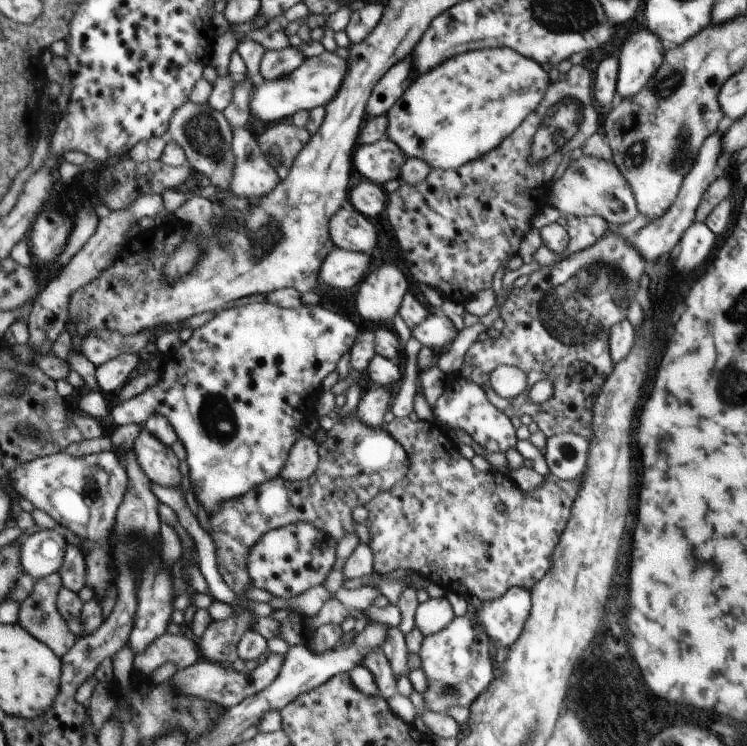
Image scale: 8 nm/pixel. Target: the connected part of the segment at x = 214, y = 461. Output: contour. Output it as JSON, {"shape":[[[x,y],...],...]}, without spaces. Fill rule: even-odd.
{"shape":[[[264,301],[224,310],[218,313],[217,316],[209,322],[193,330],[192,336],[185,341],[178,352],[175,353],[176,358],[171,359],[163,365],[158,384],[152,385],[141,395],[135,396],[132,400],[118,404],[113,408],[112,416],[116,422],[115,426],[132,424],[132,422],[146,426],[147,422],[154,415],[166,415],[166,418],[169,418],[174,428],[176,428],[176,432],[180,435],[184,446],[188,449],[188,463],[190,466],[189,476],[196,500],[203,505],[211,517],[221,510],[226,501],[244,496],[250,489],[256,488],[256,486],[261,485],[263,482],[272,481],[273,478],[279,476],[281,470],[285,468],[285,464],[289,460],[289,454],[292,452],[294,444],[296,444],[298,440],[304,438],[304,435],[300,432],[302,420],[306,418],[306,414],[314,416],[314,408],[308,408],[308,412],[300,412],[300,410],[304,410],[302,404],[306,404],[306,402],[312,398],[312,394],[316,394],[316,392],[320,390],[322,380],[324,380],[330,372],[336,370],[336,364],[338,364],[338,360],[342,358],[342,354],[351,350],[354,344],[356,344],[354,340],[356,340],[356,326],[354,326],[350,320],[346,320],[346,318],[342,318],[342,316],[330,312],[330,310],[321,307],[321,305],[302,304],[302,306],[295,309],[283,309],[282,307],[276,306],[274,303]],[[185,360],[190,360],[188,370],[190,370],[190,368],[194,368],[194,370],[191,372],[185,371]]]}

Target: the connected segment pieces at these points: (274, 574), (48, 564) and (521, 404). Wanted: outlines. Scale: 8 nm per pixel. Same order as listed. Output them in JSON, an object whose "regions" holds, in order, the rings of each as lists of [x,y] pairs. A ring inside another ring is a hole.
{"regions":[[[[297,522],[271,530],[253,546],[247,560],[252,584],[274,597],[288,600],[312,587],[323,585],[336,562],[337,542],[307,522]]],[[[42,529],[24,536],[21,541],[23,565],[36,580],[40,582],[50,574],[60,572],[70,545],[62,529]]],[[[612,226],[609,228],[607,233],[601,238],[598,239],[592,246],[584,248],[584,250],[578,250],[578,252],[573,252],[564,260],[557,261],[554,265],[543,266],[540,269],[532,272],[530,279],[525,286],[518,288],[513,287],[510,294],[507,296],[507,300],[501,306],[500,312],[501,317],[505,322],[505,326],[501,331],[501,335],[497,339],[488,338],[484,341],[476,341],[466,352],[464,360],[462,361],[462,366],[460,368],[460,374],[462,377],[467,378],[468,380],[478,383],[485,391],[488,397],[488,400],[492,402],[498,410],[501,410],[509,419],[512,419],[518,415],[528,414],[532,417],[532,420],[536,422],[540,431],[542,431],[547,437],[556,436],[560,433],[574,433],[580,434],[582,438],[591,439],[592,438],[592,429],[591,429],[591,420],[593,417],[592,407],[593,407],[593,398],[600,392],[604,381],[613,369],[613,359],[610,352],[609,346],[609,328],[624,320],[627,317],[627,308],[632,300],[632,296],[637,292],[637,290],[644,285],[646,279],[646,273],[648,270],[648,263],[641,257],[641,254],[633,247],[631,240],[624,241],[622,238],[619,238],[616,234],[616,228]],[[498,365],[512,365],[516,368],[522,370],[526,373],[528,387],[534,386],[539,380],[552,380],[554,383],[554,394],[542,404],[533,404],[527,396],[523,396],[521,399],[505,399],[501,396],[498,396],[498,393],[492,388],[491,382],[489,381],[490,373]]]]}

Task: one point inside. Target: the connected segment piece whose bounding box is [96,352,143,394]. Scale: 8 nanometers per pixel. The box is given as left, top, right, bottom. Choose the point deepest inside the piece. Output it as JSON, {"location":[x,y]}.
{"location":[111,377]}

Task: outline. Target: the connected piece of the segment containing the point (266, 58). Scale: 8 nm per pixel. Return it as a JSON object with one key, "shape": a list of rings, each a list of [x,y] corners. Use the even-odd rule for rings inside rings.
{"shape":[[[290,45],[277,51],[266,50],[259,64],[262,80],[273,81],[294,72],[305,59],[299,49]]]}

